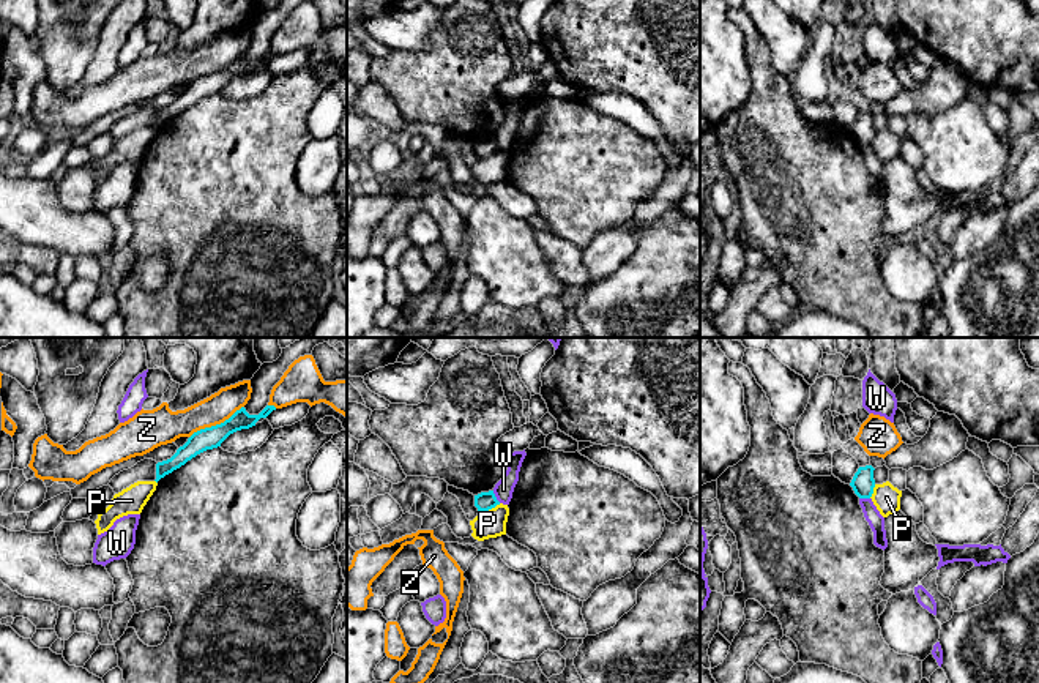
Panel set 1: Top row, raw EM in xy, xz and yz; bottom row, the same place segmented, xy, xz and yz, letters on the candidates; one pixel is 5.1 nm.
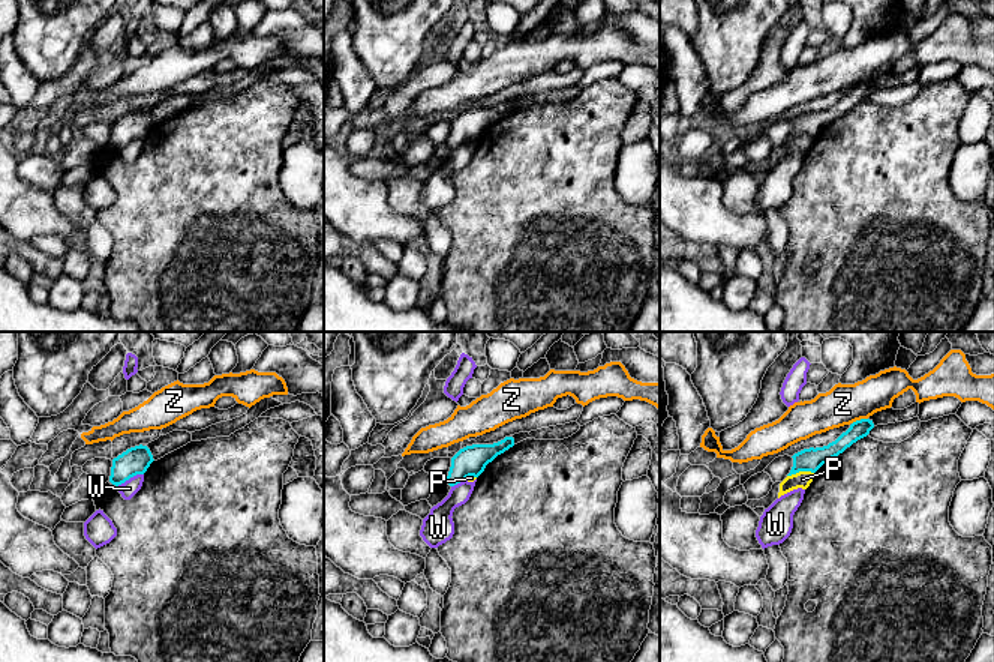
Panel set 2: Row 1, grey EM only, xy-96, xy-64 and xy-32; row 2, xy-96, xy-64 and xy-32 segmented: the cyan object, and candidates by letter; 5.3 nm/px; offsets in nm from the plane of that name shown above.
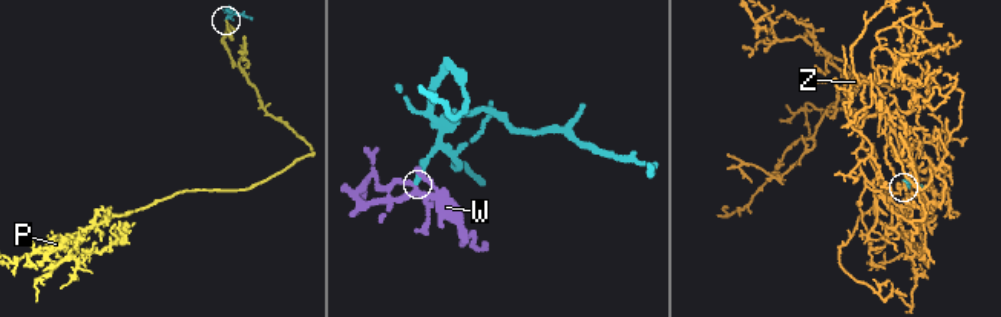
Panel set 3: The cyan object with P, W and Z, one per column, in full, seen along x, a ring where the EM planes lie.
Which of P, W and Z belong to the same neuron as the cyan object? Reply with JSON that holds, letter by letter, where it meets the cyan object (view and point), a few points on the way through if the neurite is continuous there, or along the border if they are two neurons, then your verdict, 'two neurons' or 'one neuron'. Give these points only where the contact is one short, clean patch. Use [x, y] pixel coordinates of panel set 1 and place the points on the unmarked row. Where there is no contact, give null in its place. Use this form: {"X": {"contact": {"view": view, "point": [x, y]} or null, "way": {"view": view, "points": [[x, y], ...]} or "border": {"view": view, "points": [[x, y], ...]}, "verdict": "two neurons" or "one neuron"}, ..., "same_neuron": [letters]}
{"P": {"contact": {"view": "xz", "point": [489, 155]}, "border": {"view": "xz", "points": [[500, 150], [480, 158]]}, "verdict": "two neurons"}, "W": {"contact": {"view": "xz", "point": [495, 144]}, "border": {"view": "xz", "points": [[492, 138], [500, 149]]}, "verdict": "two neurons"}, "Z": {"contact": {"view": "xy", "point": [216, 71]}, "verdict": "two neurons"}, "same_neuron": []}

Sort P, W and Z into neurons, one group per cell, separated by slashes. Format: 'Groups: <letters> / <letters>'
Groups: P / W / Z

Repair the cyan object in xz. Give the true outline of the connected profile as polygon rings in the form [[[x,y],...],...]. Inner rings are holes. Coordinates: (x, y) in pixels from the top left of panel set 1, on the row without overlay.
[[[493,137],[475,142],[475,153],[478,155],[478,158],[489,158],[497,151],[500,151],[500,148],[497,147]]]

